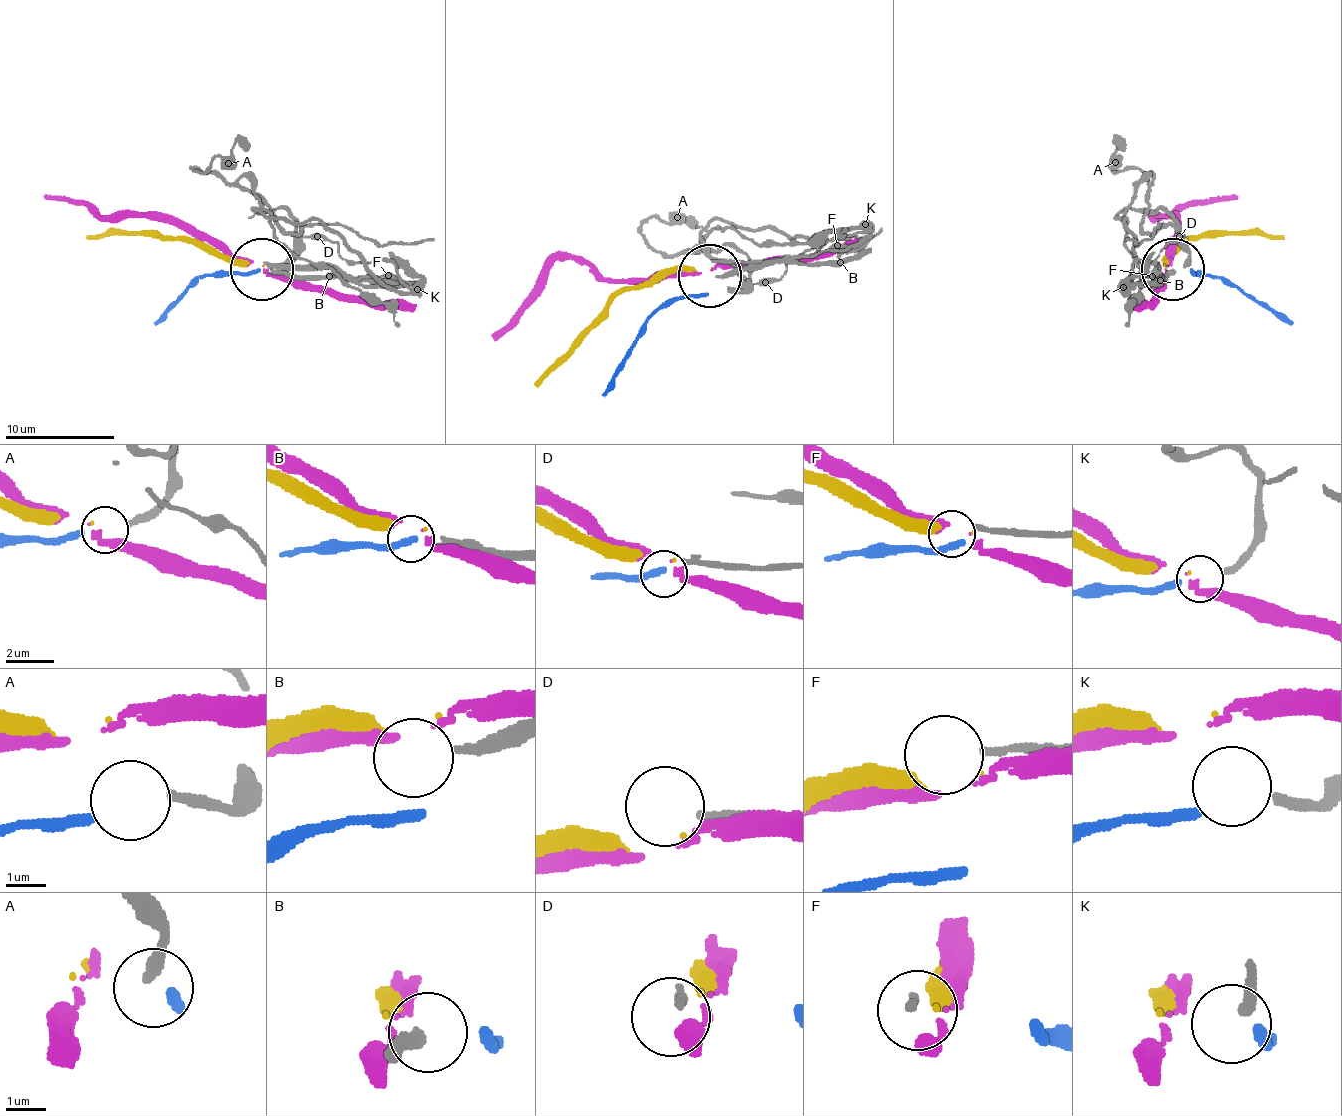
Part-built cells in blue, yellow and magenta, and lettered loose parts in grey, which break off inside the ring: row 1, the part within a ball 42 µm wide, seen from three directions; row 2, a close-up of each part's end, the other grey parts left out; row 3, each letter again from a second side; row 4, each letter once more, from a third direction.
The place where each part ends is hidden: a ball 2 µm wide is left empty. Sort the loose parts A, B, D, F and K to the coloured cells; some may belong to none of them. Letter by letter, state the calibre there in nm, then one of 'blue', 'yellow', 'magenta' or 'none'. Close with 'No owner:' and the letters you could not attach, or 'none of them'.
A: 260 nm thick; none
B: 280 nm thick; none
D: 220 nm thick; none
F: 190 nm thick; none
K: 280 nm thick; none
No owner: A, B, D, F, K

